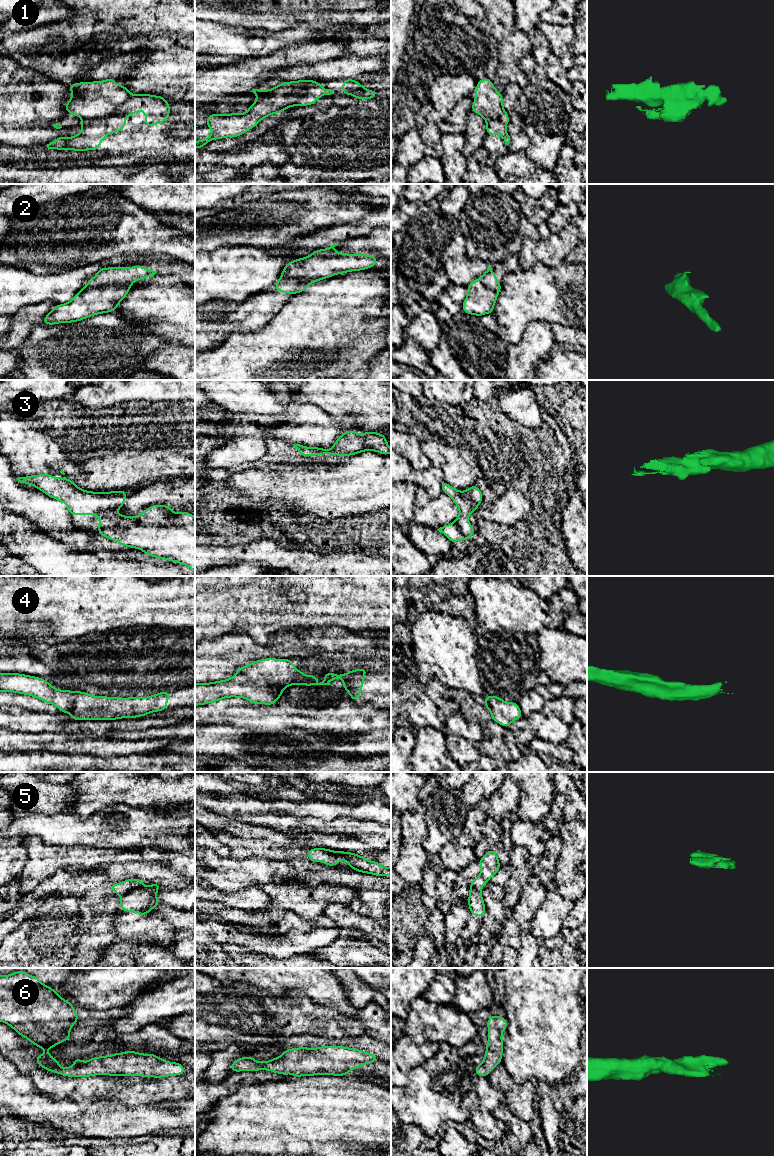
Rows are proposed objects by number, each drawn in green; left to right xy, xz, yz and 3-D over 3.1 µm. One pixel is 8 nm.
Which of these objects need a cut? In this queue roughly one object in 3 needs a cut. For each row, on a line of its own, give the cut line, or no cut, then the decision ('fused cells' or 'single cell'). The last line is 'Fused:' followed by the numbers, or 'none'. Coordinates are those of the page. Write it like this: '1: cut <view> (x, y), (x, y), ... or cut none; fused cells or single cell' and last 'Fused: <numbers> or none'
1: cut xy (131, 95), (110, 116), (84, 120); fused cells
2: cut xy (130, 284), (86, 286); fused cells
3: cut none; single cell
4: cut none; single cell
5: cut xy (144, 886), (134, 888), (123, 895); fused cells
6: cut none; single cell
Fused: 1, 2, 5

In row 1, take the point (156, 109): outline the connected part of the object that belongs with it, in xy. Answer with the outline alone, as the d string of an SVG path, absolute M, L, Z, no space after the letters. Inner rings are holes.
M152 94L131 95L111 117L84 120L78 124L82 128L80 134L72 137L60 136L46 146L48 150L99 151L100 144L104 138L115 132L122 132L126 126L126 117L134 115L140 110L143 110L146 115L144 120L145 127L151 127L156 124L164 125L171 113L170 103L165 98L164 96Z

